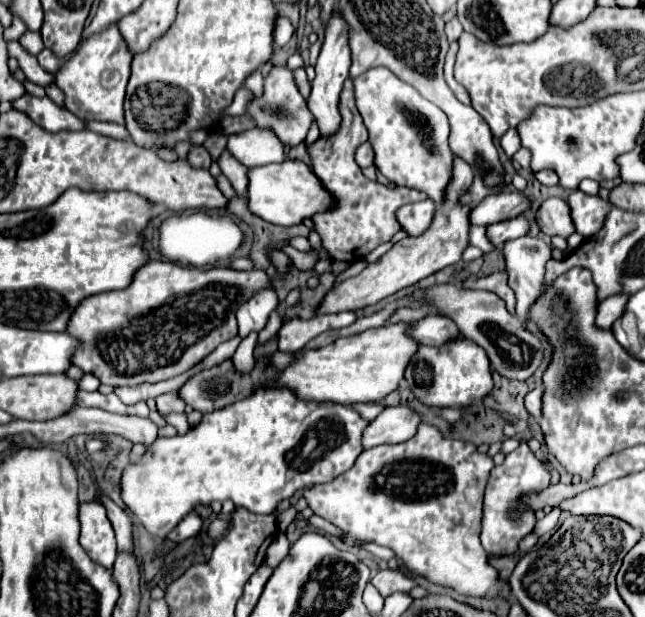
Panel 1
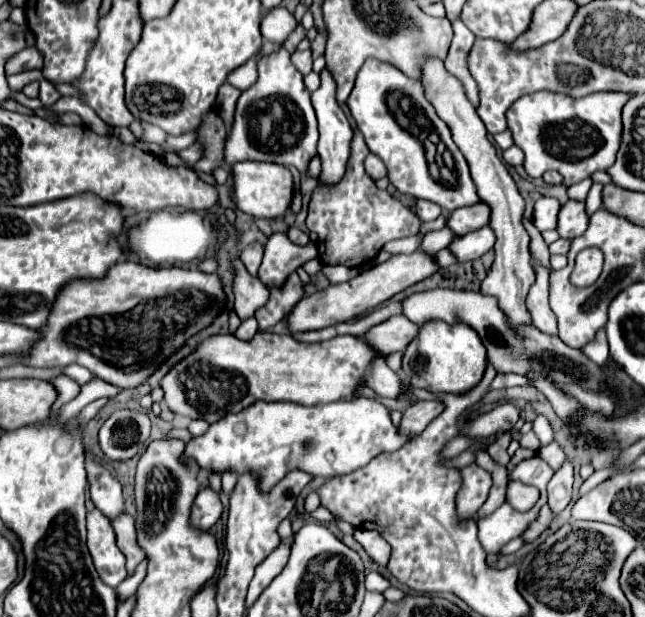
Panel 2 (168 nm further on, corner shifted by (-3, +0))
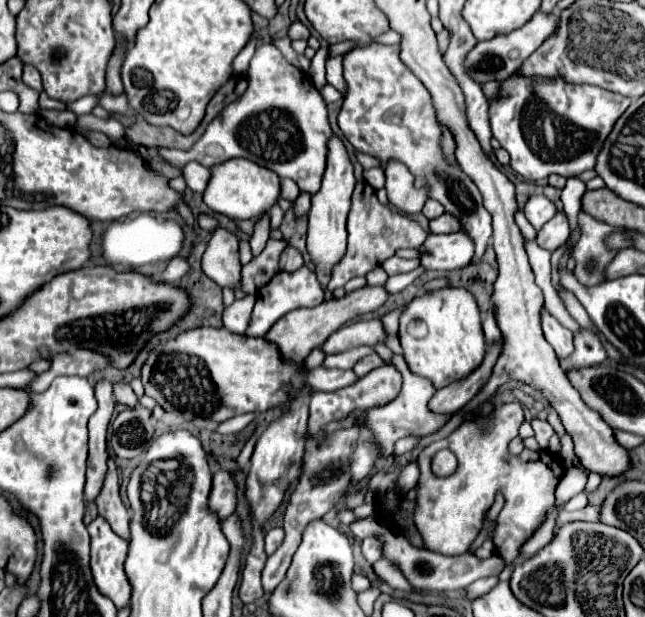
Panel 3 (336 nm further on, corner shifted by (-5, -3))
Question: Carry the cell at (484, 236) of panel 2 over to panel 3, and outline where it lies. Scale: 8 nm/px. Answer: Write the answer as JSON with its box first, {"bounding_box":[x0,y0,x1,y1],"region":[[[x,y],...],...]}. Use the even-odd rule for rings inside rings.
{"bounding_box":[420,232,474,270],"region":[[[464,232],[454,234],[430,234],[420,250],[420,266],[424,270],[458,270],[470,264],[474,256],[474,244]]]}

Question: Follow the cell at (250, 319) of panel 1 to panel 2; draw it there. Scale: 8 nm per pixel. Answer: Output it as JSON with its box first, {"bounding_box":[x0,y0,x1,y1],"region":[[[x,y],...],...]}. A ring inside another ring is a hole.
{"bounding_box":[234,261,270,321],"region":[[[236,261],[236,281],[234,281],[234,311],[236,315],[246,321],[254,317],[256,309],[268,303],[270,291],[268,287],[258,279],[250,277],[248,271],[240,261]]]}

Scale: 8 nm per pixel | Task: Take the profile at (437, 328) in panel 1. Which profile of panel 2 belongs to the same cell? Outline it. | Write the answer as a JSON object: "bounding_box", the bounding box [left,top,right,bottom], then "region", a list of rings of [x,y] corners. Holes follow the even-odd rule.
{"bounding_box":[366,315,420,355],"region":[[[400,315],[400,317],[390,317],[388,321],[378,323],[372,329],[368,329],[366,341],[380,353],[390,355],[394,351],[404,351],[418,331],[420,327],[416,323]]]}

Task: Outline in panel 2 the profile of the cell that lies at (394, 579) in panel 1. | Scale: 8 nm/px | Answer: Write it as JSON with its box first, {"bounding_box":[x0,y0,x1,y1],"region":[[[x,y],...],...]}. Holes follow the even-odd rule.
{"bounding_box":[366,573,390,593],"region":[[[368,573],[368,577],[366,577],[366,589],[368,591],[384,593],[386,589],[390,589],[390,581],[384,579],[380,573]]]}

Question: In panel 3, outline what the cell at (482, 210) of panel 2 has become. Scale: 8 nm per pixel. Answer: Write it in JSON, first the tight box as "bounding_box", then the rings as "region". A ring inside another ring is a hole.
{"bounding_box":[428,214,460,234],"region":[[[442,214],[442,216],[434,218],[434,220],[430,220],[428,228],[430,228],[430,234],[450,234],[450,232],[460,230],[460,222],[454,216]]]}

